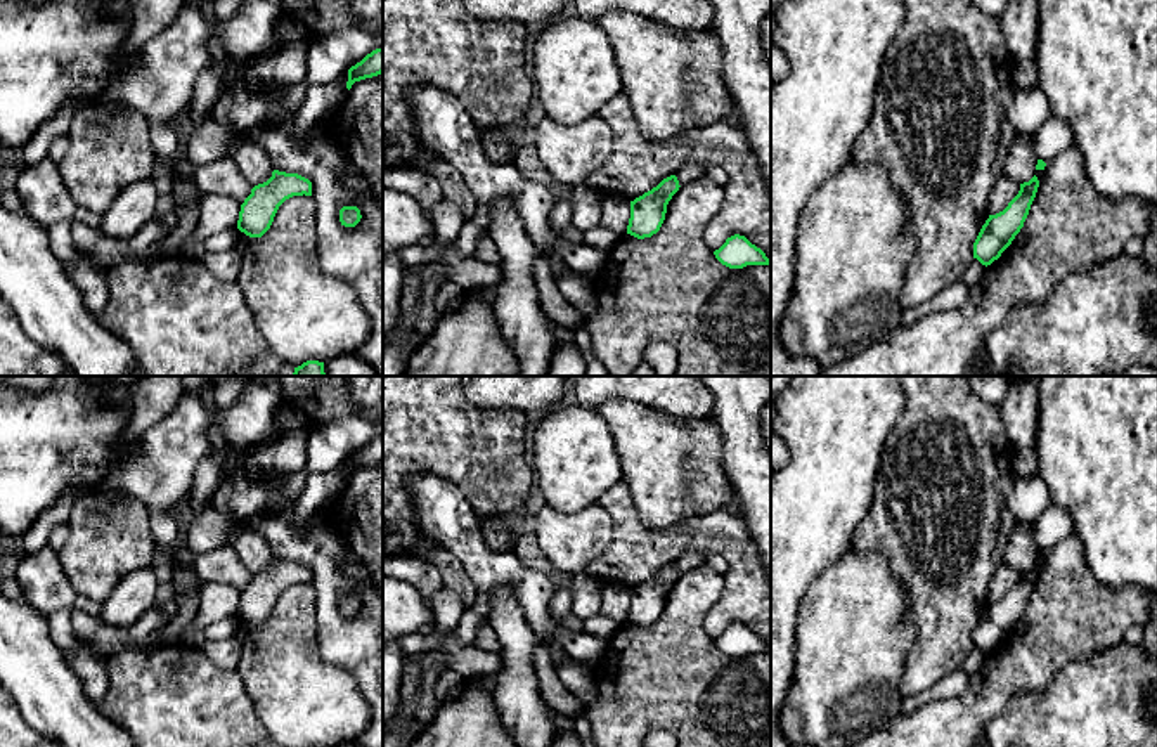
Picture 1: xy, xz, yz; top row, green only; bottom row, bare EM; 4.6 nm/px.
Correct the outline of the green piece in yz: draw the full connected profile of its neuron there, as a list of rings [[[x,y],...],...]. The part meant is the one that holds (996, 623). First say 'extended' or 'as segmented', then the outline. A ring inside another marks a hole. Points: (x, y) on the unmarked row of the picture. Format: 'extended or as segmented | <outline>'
as segmented | [[[1034,563],[1029,570],[1020,572],[1018,582],[1003,600],[989,603],[973,631],[973,646],[987,655],[1001,645],[1024,615],[1037,575],[1039,568]]]

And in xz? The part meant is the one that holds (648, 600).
as segmented | [[[670,563],[651,579],[630,589],[627,622],[637,627],[656,622],[665,608],[667,593],[679,575],[677,565]]]

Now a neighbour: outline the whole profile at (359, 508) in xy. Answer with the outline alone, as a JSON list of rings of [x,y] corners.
[[[383,461],[352,473],[345,490],[333,503],[333,515],[352,553],[367,570],[371,588],[383,594]]]

